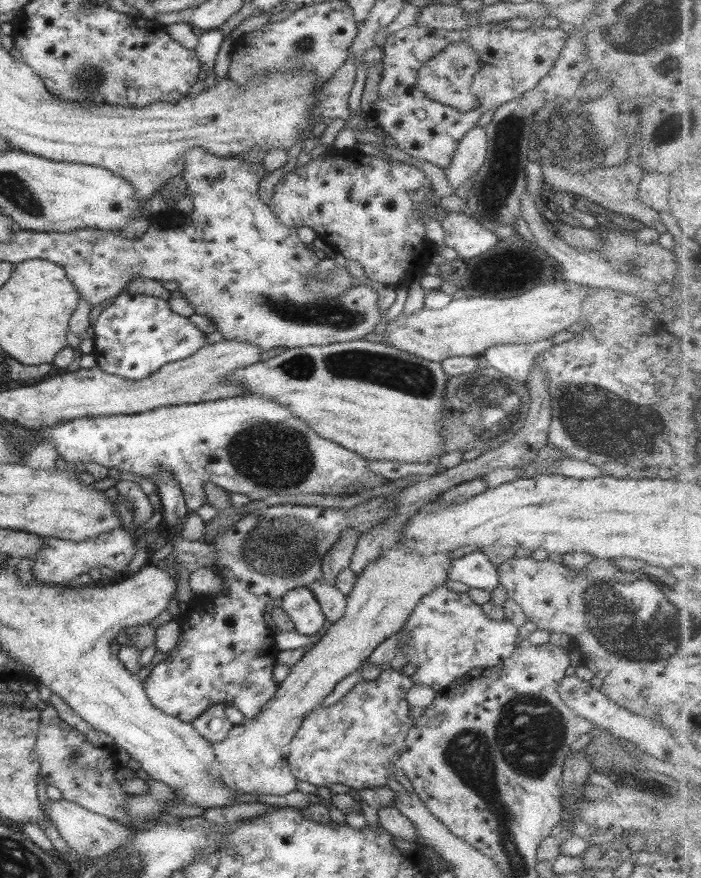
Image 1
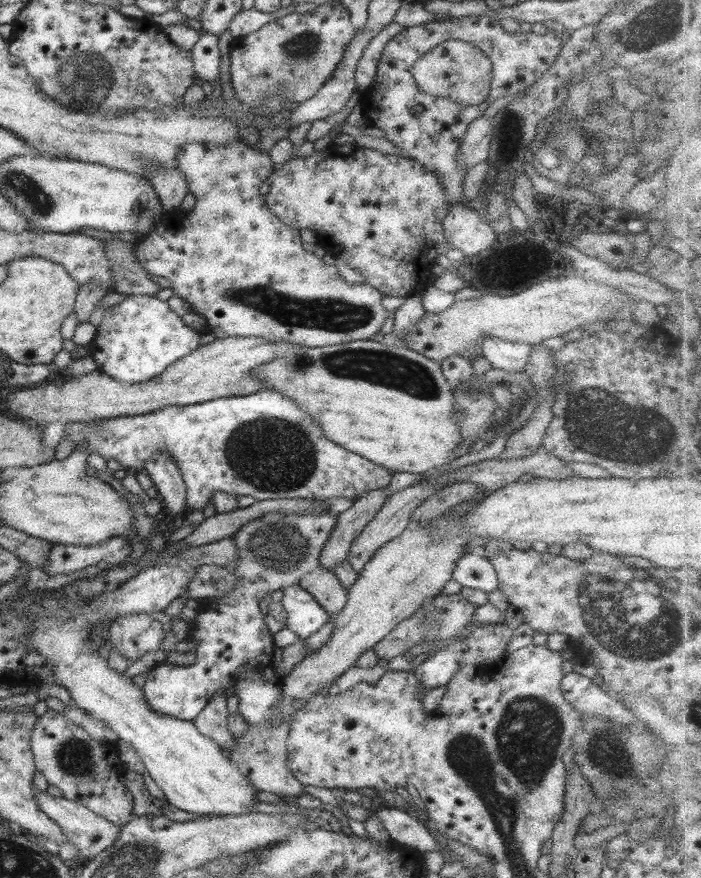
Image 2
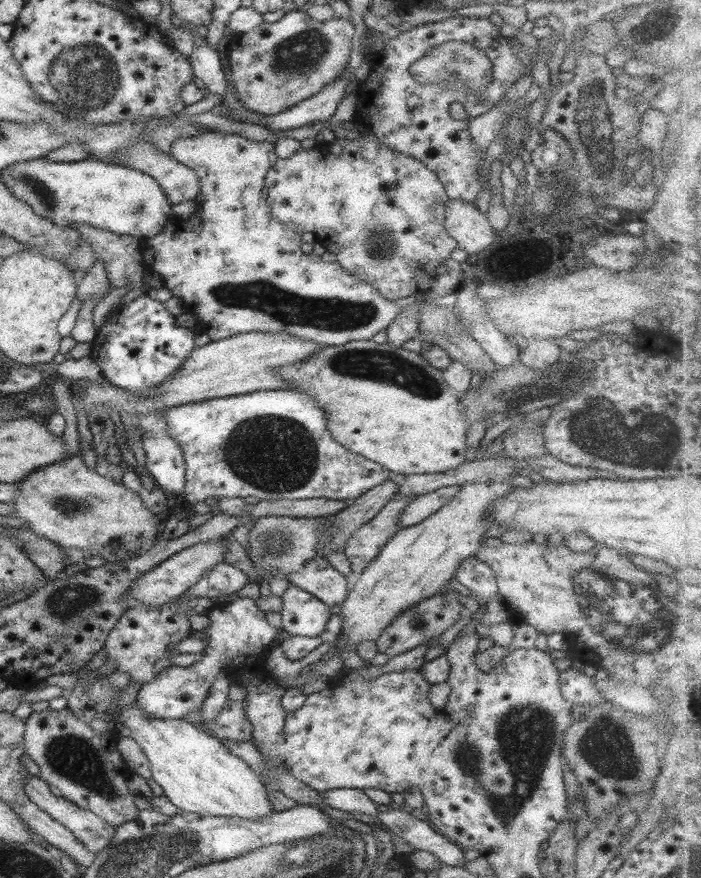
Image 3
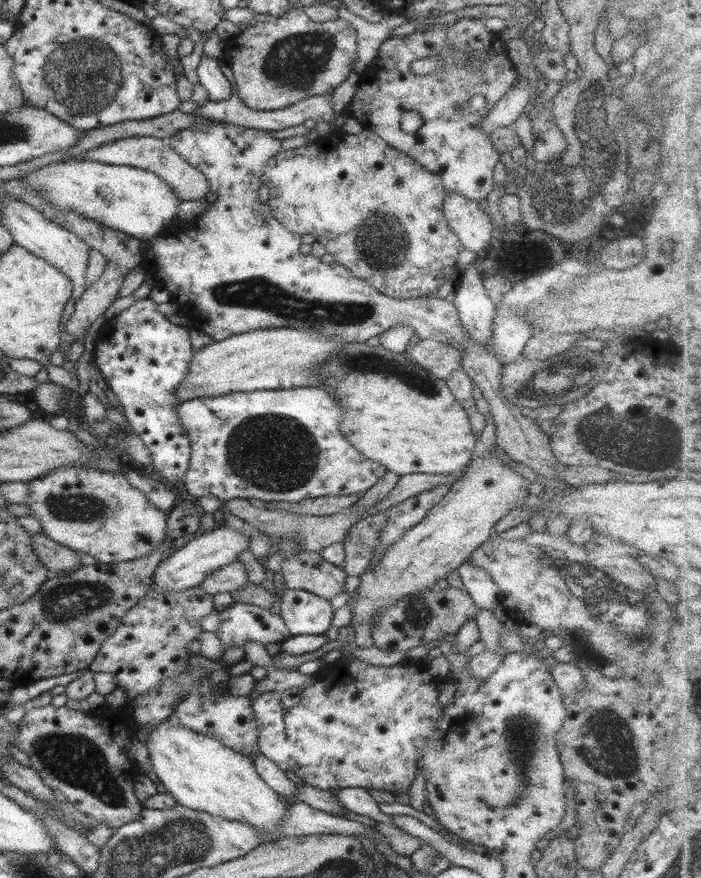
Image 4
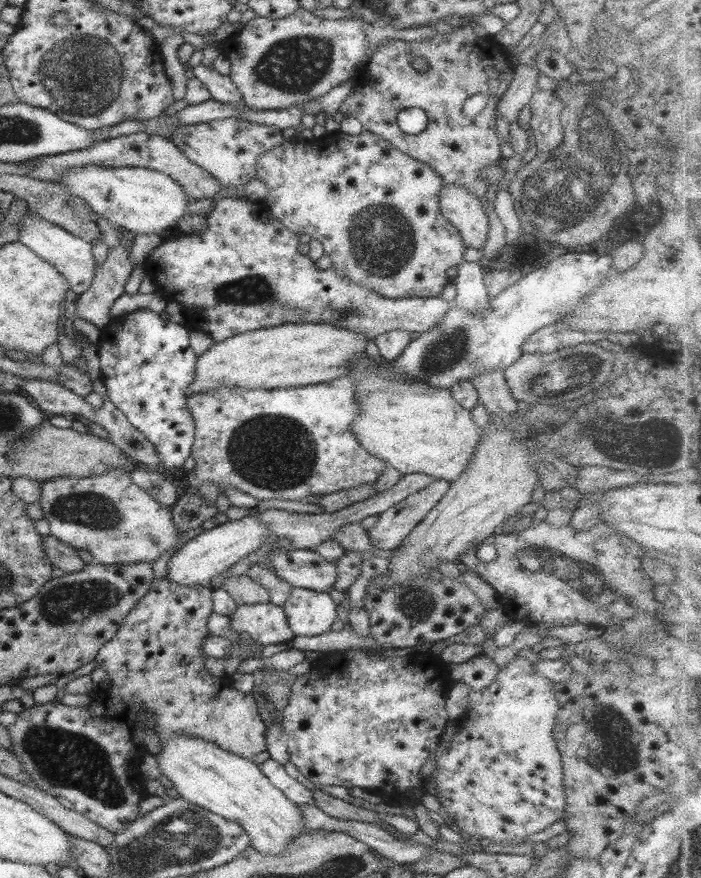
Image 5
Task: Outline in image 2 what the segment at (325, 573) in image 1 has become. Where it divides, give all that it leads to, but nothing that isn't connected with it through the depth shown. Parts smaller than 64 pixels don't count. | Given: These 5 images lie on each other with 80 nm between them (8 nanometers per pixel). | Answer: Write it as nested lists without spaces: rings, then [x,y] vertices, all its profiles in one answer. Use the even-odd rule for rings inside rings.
[[[383,488],[371,490],[357,499],[351,507],[337,513],[335,527],[319,555],[318,564],[332,572],[334,566],[347,558],[351,543],[361,530],[375,517],[375,513],[387,500]]]

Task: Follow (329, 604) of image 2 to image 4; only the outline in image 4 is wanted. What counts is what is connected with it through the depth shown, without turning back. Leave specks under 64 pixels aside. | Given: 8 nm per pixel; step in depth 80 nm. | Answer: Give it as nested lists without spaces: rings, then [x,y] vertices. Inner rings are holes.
[[[301,550],[291,558],[285,557],[280,566],[276,571],[287,589],[305,590],[328,601],[344,590],[346,574],[317,552]]]

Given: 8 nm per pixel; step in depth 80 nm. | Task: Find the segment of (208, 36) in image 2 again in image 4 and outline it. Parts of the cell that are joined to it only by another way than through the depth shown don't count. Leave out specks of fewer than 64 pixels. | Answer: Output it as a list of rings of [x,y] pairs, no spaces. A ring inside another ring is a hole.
[[[202,54],[197,62],[195,76],[208,94],[207,100],[222,101],[231,96],[231,84],[219,71],[217,60]]]

